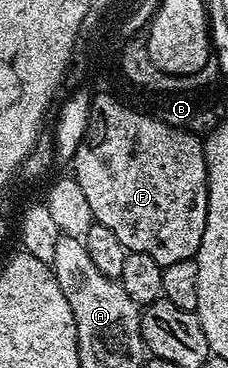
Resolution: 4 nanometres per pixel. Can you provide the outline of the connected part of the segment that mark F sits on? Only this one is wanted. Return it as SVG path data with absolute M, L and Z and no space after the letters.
M96 93L92 95L89 125L86 127L85 136L82 137L77 152L73 155L70 164L71 174L78 181L78 185L82 185L82 193L90 205L90 213L93 220L106 225L106 229L110 229L110 233L114 233L114 237L118 237L118 241L125 249L128 251L137 251L138 253L146 253L150 257L154 257L154 261L158 261L163 268L174 265L174 261L191 259L195 256L196 250L202 245L202 233L206 229L208 170L206 169L204 152L197 147L197 143L193 142L193 139L188 139L188 136L176 135L175 132L168 131L168 128L160 126L159 123L152 123L152 120L132 115L131 111L125 111L124 104L117 107L119 101L120 99L115 94L102 93L102 95L98 95Z

